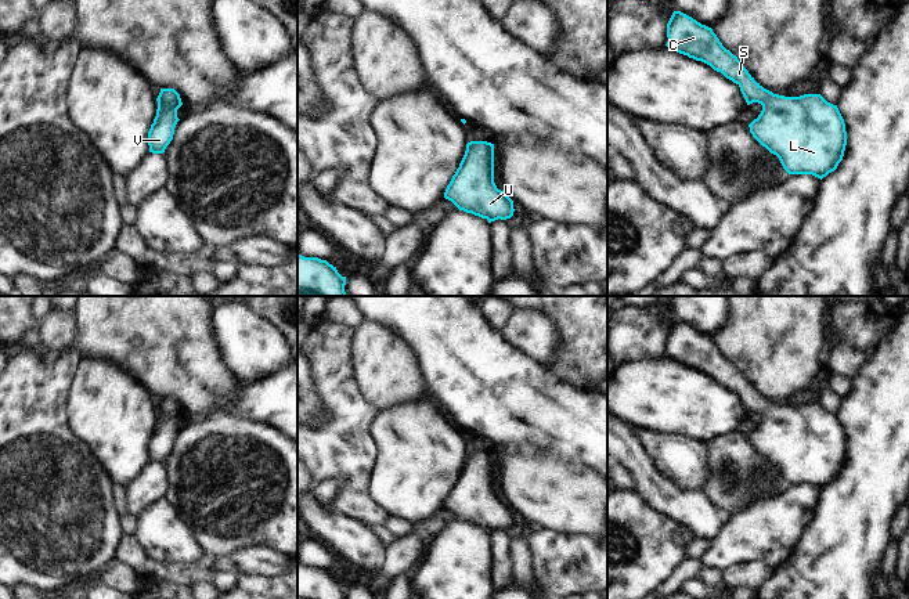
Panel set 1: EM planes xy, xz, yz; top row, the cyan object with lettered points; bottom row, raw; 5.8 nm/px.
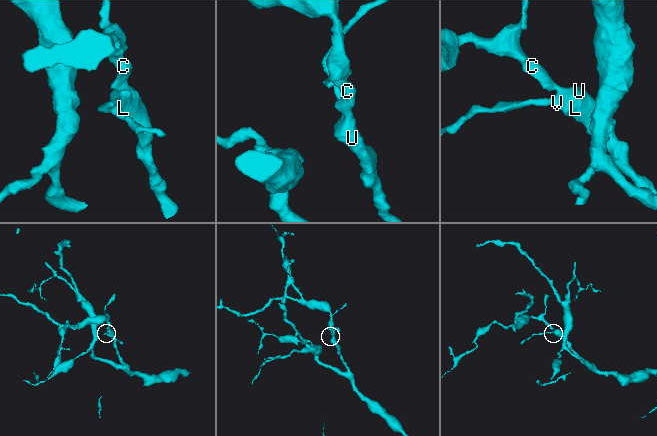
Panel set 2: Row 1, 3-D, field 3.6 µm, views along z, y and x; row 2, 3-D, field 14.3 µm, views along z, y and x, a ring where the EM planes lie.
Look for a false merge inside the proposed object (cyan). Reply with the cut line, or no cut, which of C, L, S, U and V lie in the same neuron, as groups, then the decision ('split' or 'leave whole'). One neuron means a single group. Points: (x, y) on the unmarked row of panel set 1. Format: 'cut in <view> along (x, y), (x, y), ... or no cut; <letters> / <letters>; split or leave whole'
no cut; C L S U V; leave whole

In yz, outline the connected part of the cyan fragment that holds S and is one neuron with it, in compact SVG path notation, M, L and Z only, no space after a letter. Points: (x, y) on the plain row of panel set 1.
M681 321L672 322L667 333L667 347L665 356L671 360L710 375L736 393L747 415L753 412L762 415L758 427L749 434L750 443L762 457L779 468L789 484L812 484L822 490L837 479L847 455L845 433L837 415L827 412L820 404L784 407L764 398L737 367L722 356L711 338Z

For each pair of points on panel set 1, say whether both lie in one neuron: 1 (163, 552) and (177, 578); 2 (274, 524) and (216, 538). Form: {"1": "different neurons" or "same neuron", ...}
{"1": "different neurons", "2": "same neuron"}

